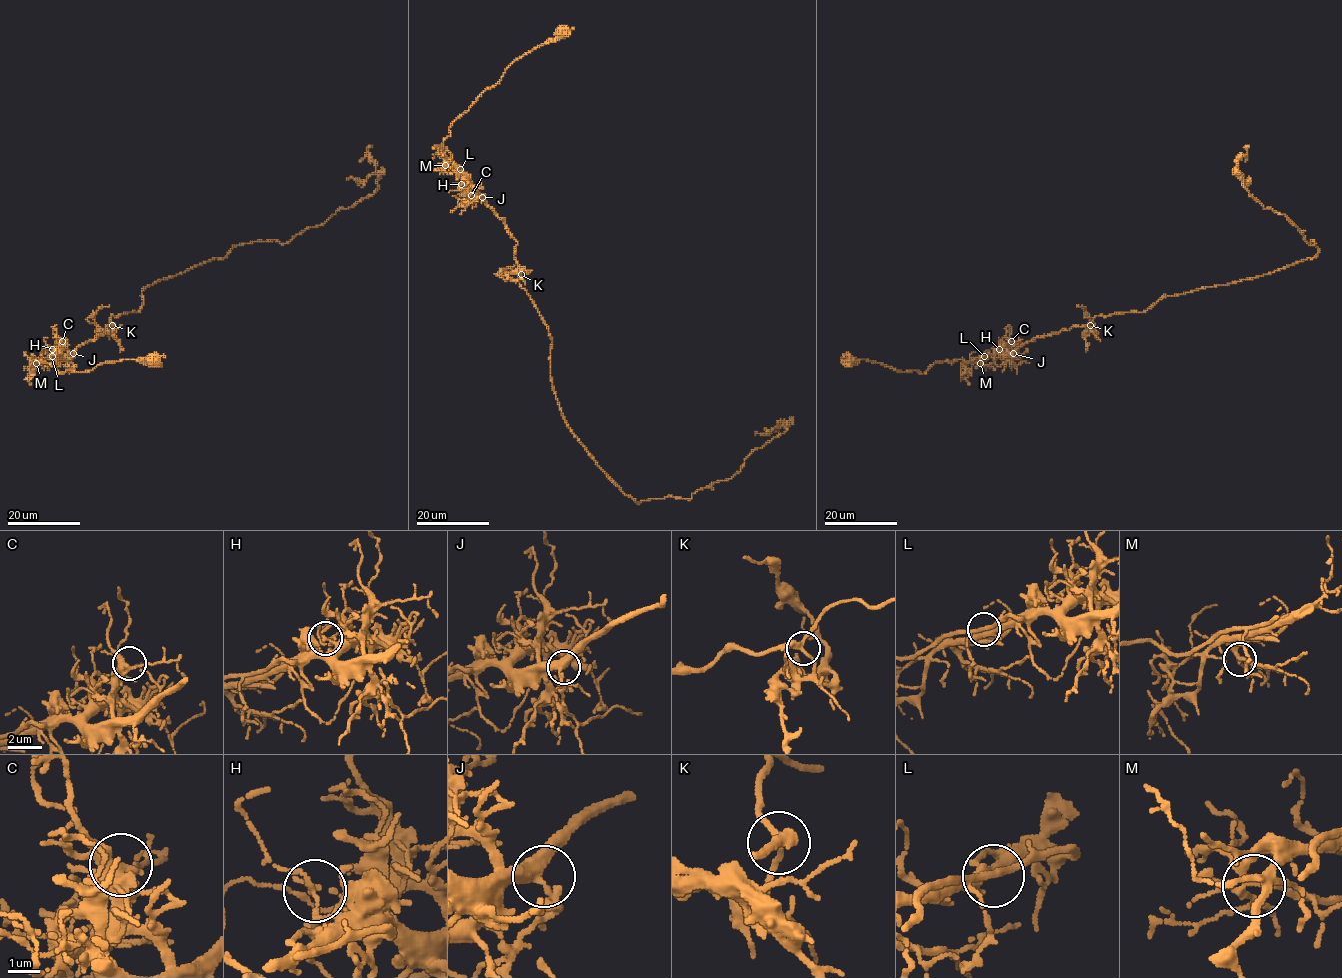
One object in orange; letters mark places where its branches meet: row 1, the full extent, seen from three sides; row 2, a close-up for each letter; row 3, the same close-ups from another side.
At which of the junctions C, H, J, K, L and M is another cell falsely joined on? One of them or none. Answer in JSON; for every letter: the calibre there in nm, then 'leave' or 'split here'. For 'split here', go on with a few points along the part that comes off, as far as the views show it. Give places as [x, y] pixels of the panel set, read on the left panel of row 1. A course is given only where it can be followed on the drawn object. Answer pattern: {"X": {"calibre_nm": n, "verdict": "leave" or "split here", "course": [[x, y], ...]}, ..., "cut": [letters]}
{"C": {"calibre_nm": 360, "verdict": "leave"}, "H": {"calibre_nm": 130, "verdict": "leave"}, "J": {"calibre_nm": 360, "verdict": "leave"}, "K": {"calibre_nm": 240, "verdict": "leave"}, "L": {"calibre_nm": 160, "verdict": "leave"}, "M": {"calibre_nm": 240, "verdict": "leave"}, "cut": []}

